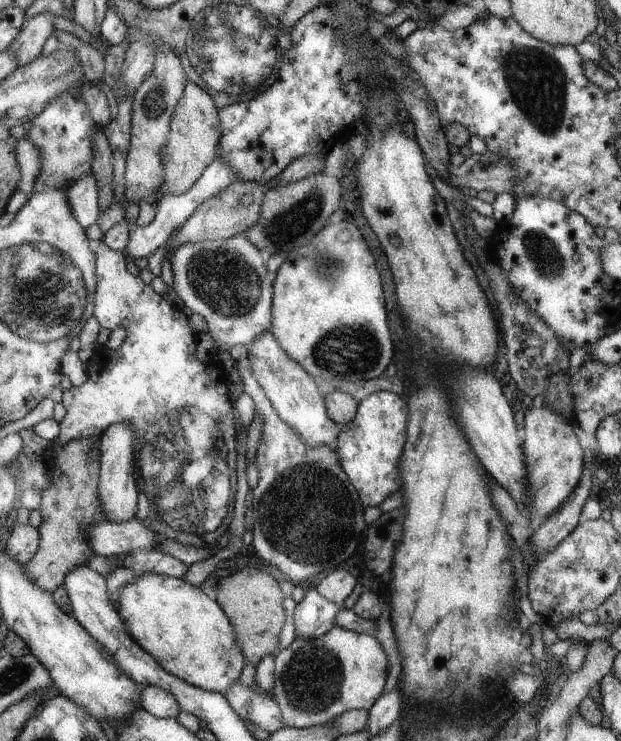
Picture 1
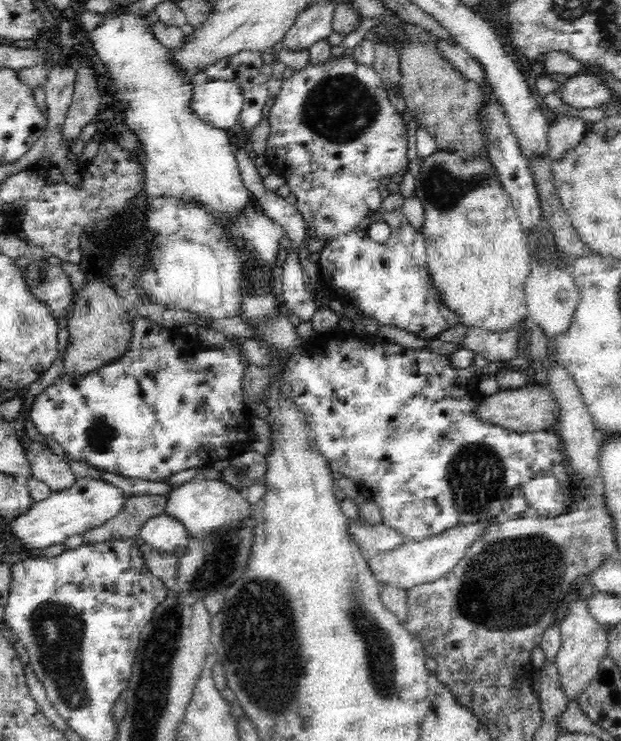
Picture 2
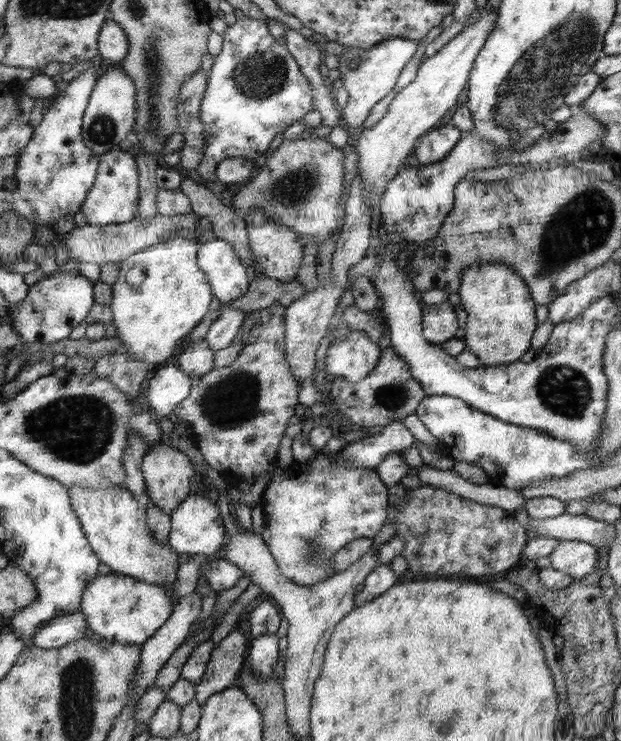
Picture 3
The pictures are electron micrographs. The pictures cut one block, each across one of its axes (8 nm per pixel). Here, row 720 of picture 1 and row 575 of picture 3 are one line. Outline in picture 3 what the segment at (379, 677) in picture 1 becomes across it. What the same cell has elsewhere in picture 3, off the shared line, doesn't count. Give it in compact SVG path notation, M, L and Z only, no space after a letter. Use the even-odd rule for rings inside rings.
M337 454L317 460L296 462L292 470L275 469L274 477L264 489L258 502L268 515L268 535L263 540L267 544L279 571L291 582L300 586L314 586L326 582L336 574L335 558L348 544L358 539L376 539L380 529L387 524L390 508L390 491L372 468L351 466Z

